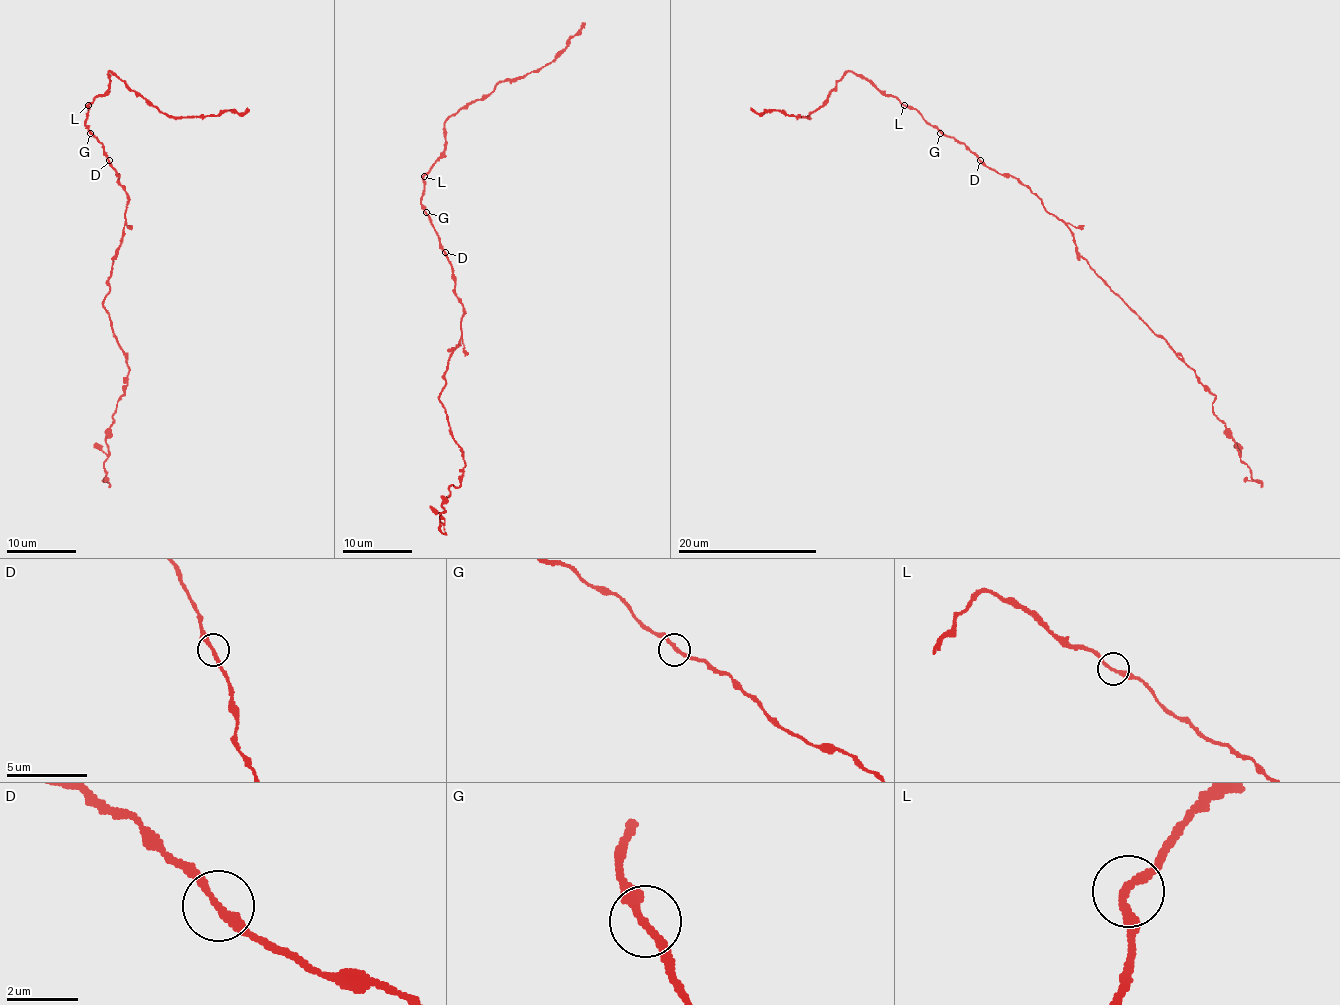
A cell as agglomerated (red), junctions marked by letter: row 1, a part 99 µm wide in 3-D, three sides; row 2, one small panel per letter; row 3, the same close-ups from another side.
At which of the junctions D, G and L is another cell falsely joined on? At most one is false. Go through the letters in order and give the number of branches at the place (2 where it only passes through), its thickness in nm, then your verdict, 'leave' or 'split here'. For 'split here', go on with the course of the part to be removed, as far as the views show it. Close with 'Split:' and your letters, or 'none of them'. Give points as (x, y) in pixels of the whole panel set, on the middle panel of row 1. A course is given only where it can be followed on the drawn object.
D: 2 branches meet; 220 nm thick; leave
G: 2 branches meet; 200 nm thick; leave
L: 2 branches meet; 220 nm thick; leave
Split: none of them

